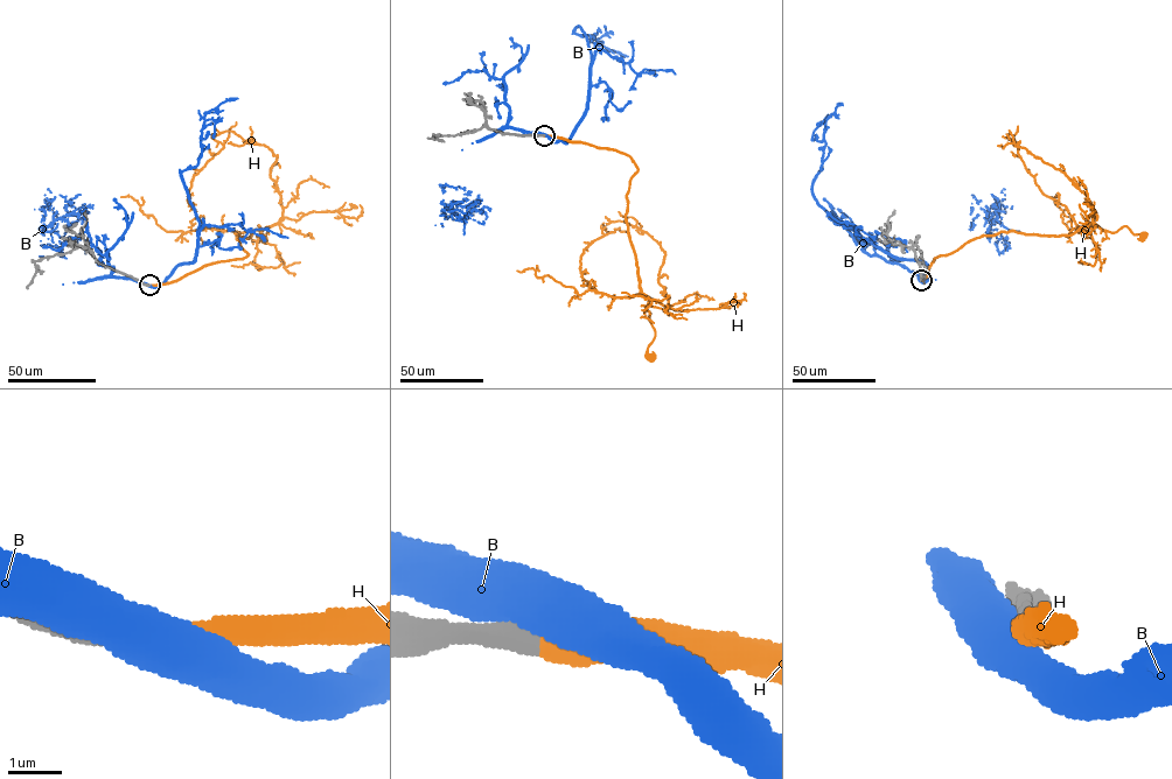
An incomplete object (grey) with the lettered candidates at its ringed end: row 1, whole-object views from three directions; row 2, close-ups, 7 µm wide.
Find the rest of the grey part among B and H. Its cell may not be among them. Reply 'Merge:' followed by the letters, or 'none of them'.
Merge: H

